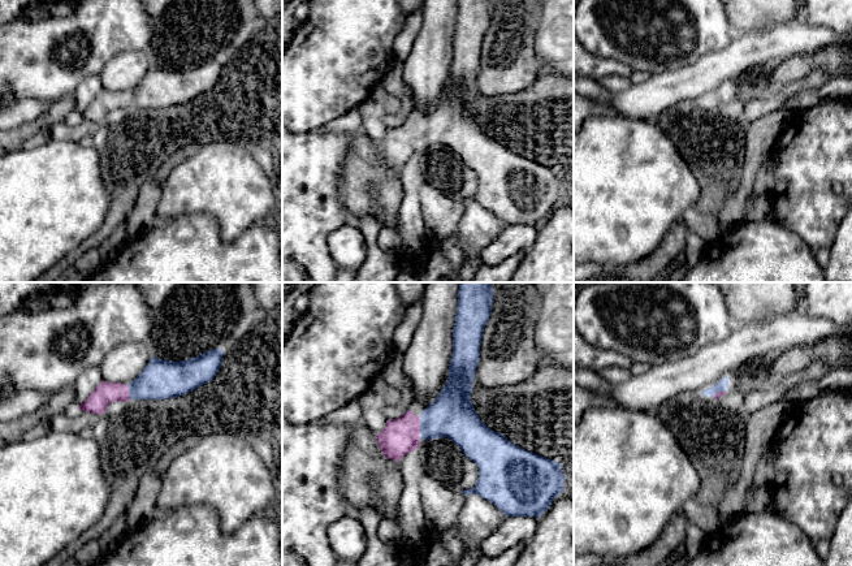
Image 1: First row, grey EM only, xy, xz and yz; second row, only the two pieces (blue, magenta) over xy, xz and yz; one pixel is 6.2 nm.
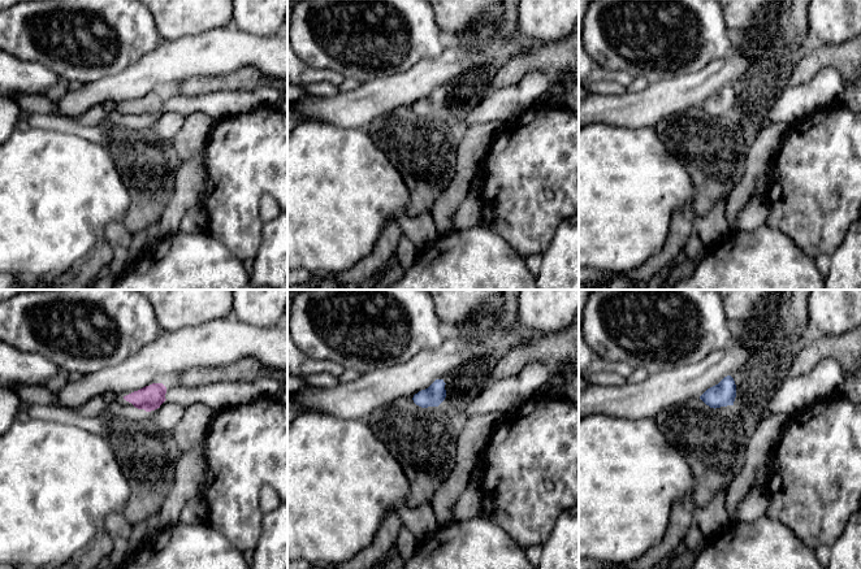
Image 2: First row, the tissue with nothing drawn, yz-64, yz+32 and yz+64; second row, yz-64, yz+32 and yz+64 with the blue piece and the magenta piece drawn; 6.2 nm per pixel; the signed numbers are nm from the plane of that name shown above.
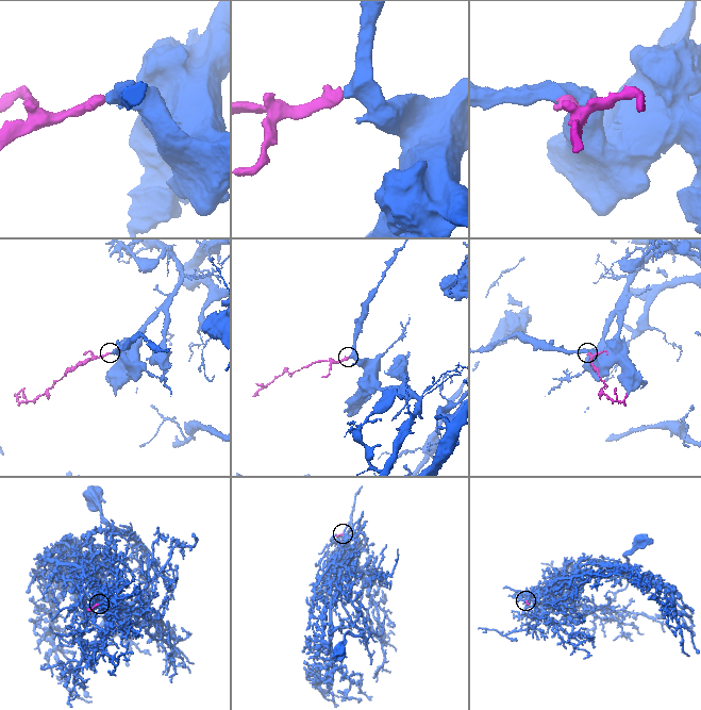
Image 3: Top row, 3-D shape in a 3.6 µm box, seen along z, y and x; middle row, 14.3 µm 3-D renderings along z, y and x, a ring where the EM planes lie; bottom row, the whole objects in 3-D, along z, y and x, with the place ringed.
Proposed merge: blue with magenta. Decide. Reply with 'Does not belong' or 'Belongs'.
Belongs

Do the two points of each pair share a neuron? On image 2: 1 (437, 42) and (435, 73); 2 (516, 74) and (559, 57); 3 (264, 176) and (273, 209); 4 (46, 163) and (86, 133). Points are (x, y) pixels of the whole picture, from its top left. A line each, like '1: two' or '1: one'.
1: two
2: one
3: two
4: two

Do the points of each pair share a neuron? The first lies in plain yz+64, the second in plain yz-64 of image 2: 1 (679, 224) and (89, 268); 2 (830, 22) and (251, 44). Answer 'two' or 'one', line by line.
1: one
2: two

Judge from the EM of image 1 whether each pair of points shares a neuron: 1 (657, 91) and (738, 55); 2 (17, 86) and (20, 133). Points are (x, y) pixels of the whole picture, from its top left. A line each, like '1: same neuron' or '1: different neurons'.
1: same neuron
2: different neurons

